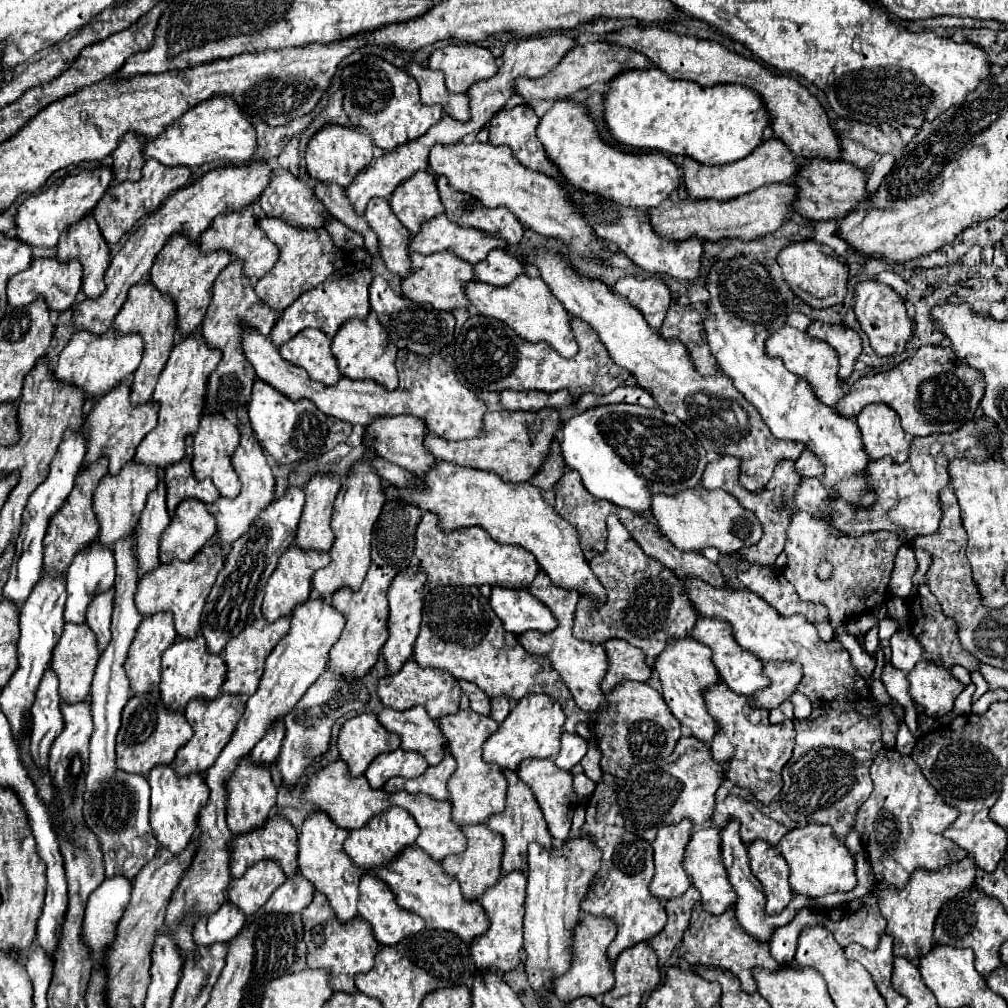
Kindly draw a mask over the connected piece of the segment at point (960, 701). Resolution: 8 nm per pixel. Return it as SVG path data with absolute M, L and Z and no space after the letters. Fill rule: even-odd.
M970 683L960 695L958 695L958 699L956 699L956 703L954 703L954 713L956 715L964 715L964 713L970 713L970 707L972 707L972 693L974 693L974 685Z

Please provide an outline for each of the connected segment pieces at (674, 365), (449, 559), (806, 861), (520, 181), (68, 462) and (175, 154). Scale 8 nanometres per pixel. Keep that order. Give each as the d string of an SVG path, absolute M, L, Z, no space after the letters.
M526 253L526 259L540 269L544 283L566 311L598 331L598 339L602 339L602 345L608 349L614 363L634 373L638 377L638 387L648 389L662 411L674 413L682 423L686 423L706 451L740 459L742 487L758 493L768 483L780 459L798 459L804 445L772 437L756 407L736 391L730 377L702 377L692 367L692 357L680 341L658 337L658 333L648 327L642 313L626 299L614 295L602 281L578 277L554 253Z
M424 513L416 527L416 557L420 559L420 569L428 577L424 585L426 591L440 585L498 585L508 589L526 589L538 573L534 555L526 553L522 547L500 545L482 527L442 533L434 513Z
M804 825L792 829L780 841L780 853L790 867L790 887L798 895L822 897L838 891L846 893L856 887L854 857L846 845L834 837L834 831L828 825Z
M492 143L434 145L430 151L430 167L436 175L444 175L454 189L474 195L486 207L508 207L530 231L562 241L572 253L578 253L584 259L608 265L608 259L604 257L608 251L604 239L594 235L586 215L572 205L574 201L566 195L562 185L546 173L522 167L508 147L496 147Z
M82 429L66 431L66 439L62 441L62 447L58 447L58 455L54 457L54 463L50 465L48 479L34 491L34 495L30 495L30 501L28 501L24 517L22 517L22 531L20 531L20 537L16 541L14 563L10 567L10 577L8 577L8 581L4 585L4 593L2 593L2 599L14 603L16 607L22 607L22 603L30 597L32 589L40 581L40 575L42 575L42 539L46 535L46 527L48 527L50 519L62 509L62 503L66 503L66 499L74 487L74 479L80 471L80 463L84 459L84 453L86 453L86 439L82 435Z
M212 97L210 101L202 101L200 105L186 111L174 125L166 127L162 135L148 141L144 145L146 157L156 157L156 161L174 167L196 167L204 163L248 163L256 153L256 129L244 111L234 103L234 99Z

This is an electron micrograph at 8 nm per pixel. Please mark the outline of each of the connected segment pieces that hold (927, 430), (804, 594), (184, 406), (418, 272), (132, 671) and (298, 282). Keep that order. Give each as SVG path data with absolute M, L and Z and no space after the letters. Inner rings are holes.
M920 347L912 357L896 365L894 369L870 377L860 377L844 399L838 401L836 411L844 417L858 415L868 403L886 403L902 419L902 429L910 435L950 433L974 417L976 407L982 401L982 373L958 359L950 347Z
M800 511L794 515L794 519L790 519L786 535L784 553L788 563L784 567L784 577L794 585L802 599L828 607L830 623L838 625L844 621L844 615L852 617L870 613L878 603L888 601L888 583L900 545L902 541L894 533L874 531L854 539L852 535L842 535L842 531L838 531L828 519L818 519L806 511ZM854 551L858 551L858 561L854 559ZM824 561L832 565L832 575L828 581L820 581L816 577L816 569Z
M190 335L186 339L180 339L176 347L170 353L170 359L156 383L152 401L158 403L158 425L152 429L142 443L136 449L134 461L140 465L154 465L160 471L178 463L184 457L184 437L196 433L198 423L200 423L200 413L204 405L204 393L206 393L206 383L210 373L216 369L222 353L216 349L210 349L202 337Z
M440 251L432 255L410 253L410 271L412 273L408 277L402 277L402 283L400 283L404 297L418 301L418 303L430 303L436 309L444 309L444 311L454 311L458 307L470 307L464 295L466 283L474 279L472 267L468 261L462 261L448 251Z
M158 613L154 617L146 617L140 623L136 637L130 645L126 663L124 663L128 681L130 681L130 697L144 695L144 691L158 689L158 685L160 685L160 657L174 641L176 641L176 631L174 631L174 619L170 613Z
M260 217L258 227L280 249L280 257L272 267L272 271L254 285L254 291L262 299L262 303L266 303L276 313L282 313L286 307L290 307L304 291L310 291L312 287L324 283L336 271L336 263L342 261L342 251L334 247L324 227L318 229L292 227L282 219L274 217Z

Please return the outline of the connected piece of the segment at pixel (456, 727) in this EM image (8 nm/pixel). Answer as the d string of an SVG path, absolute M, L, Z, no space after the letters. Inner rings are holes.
M472 709L458 711L456 715L446 715L440 719L440 729L448 739L448 747L452 757L456 759L456 771L448 779L450 803L452 803L452 821L456 825L478 825L484 823L488 817L498 815L504 811L506 803L506 777L504 773L482 761L482 743L498 729L498 723L474 713Z

